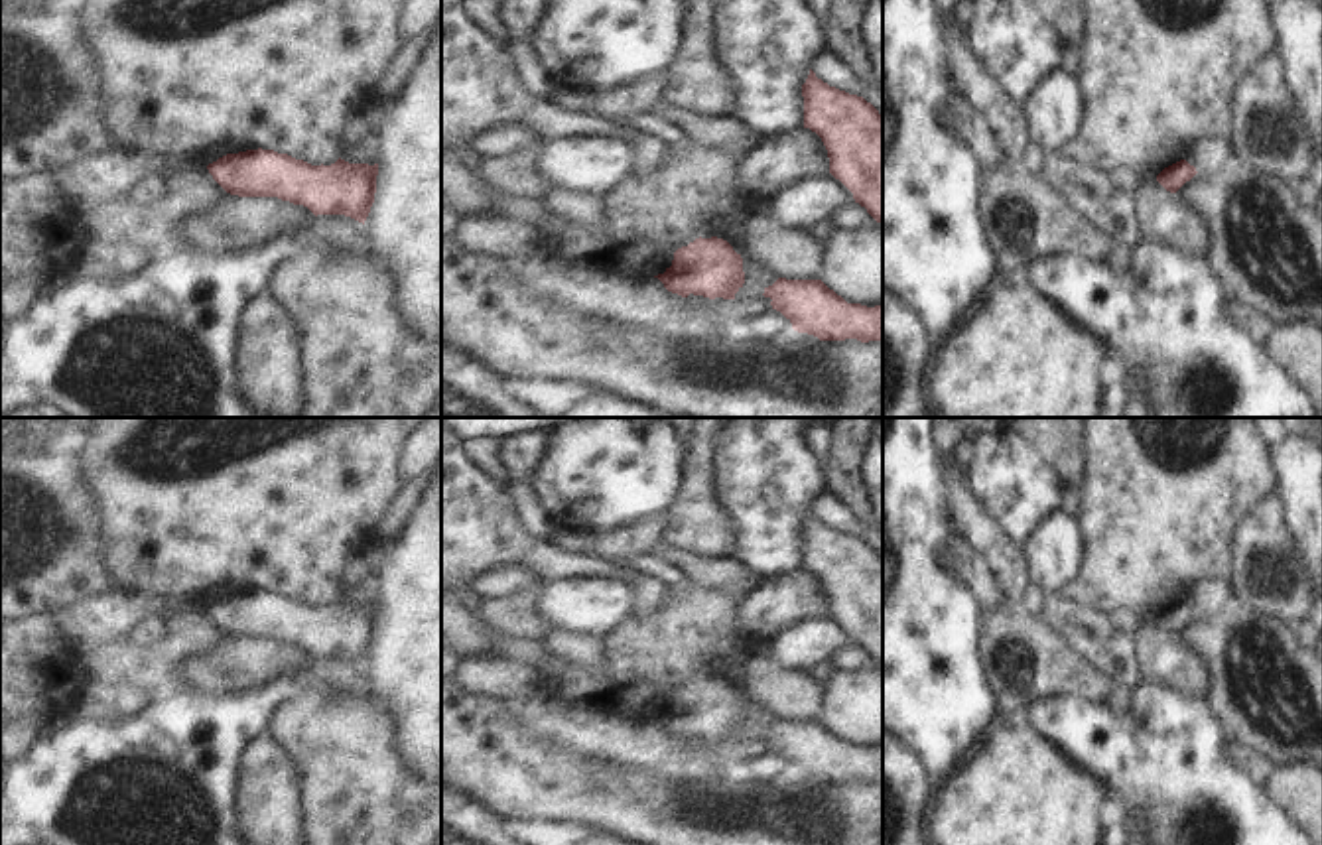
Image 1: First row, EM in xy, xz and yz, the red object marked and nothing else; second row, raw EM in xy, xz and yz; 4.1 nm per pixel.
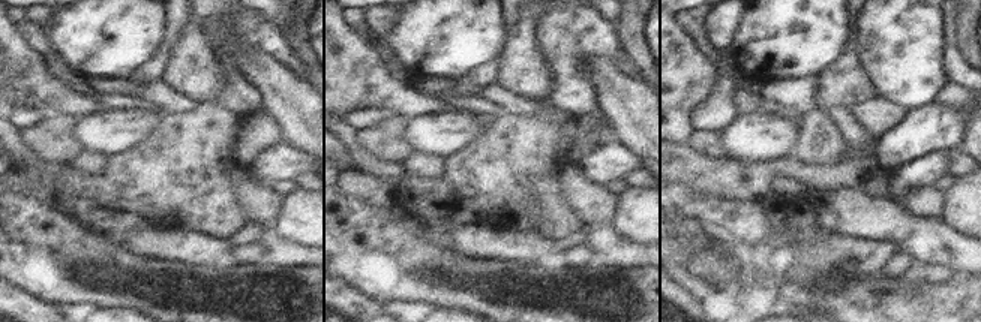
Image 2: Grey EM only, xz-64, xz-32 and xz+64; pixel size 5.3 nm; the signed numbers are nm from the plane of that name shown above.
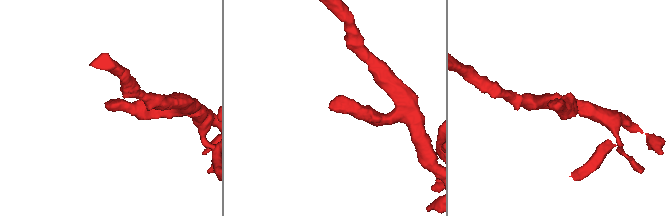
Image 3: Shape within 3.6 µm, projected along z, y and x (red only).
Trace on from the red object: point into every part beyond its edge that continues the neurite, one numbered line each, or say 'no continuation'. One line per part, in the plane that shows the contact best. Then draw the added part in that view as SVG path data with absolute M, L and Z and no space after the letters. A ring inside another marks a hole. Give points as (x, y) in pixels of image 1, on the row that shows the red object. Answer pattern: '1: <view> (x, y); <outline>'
no continuation

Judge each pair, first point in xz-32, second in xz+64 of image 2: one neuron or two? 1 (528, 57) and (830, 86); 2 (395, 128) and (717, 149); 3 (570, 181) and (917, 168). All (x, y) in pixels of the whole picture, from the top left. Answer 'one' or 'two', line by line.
1: one
2: one
3: two

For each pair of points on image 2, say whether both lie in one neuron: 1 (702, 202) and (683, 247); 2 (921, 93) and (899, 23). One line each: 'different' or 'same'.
1: different
2: same

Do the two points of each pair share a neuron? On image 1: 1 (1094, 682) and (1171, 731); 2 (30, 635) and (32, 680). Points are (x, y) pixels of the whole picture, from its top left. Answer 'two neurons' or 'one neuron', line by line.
1: two neurons
2: one neuron

